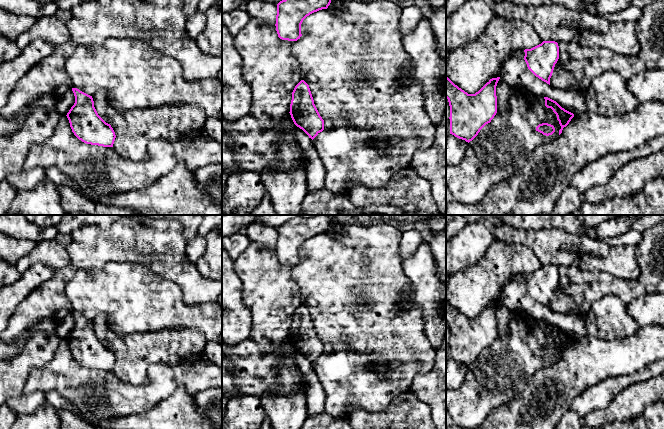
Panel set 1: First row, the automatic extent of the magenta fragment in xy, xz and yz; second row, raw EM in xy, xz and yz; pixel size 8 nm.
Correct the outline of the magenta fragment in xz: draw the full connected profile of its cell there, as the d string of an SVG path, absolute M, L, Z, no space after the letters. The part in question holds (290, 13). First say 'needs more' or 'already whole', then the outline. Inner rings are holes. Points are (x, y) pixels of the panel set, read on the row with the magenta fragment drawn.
already whole | M282 0L277 4L276 31L282 40L297 41L301 24L310 14L327 9L331 0Z

